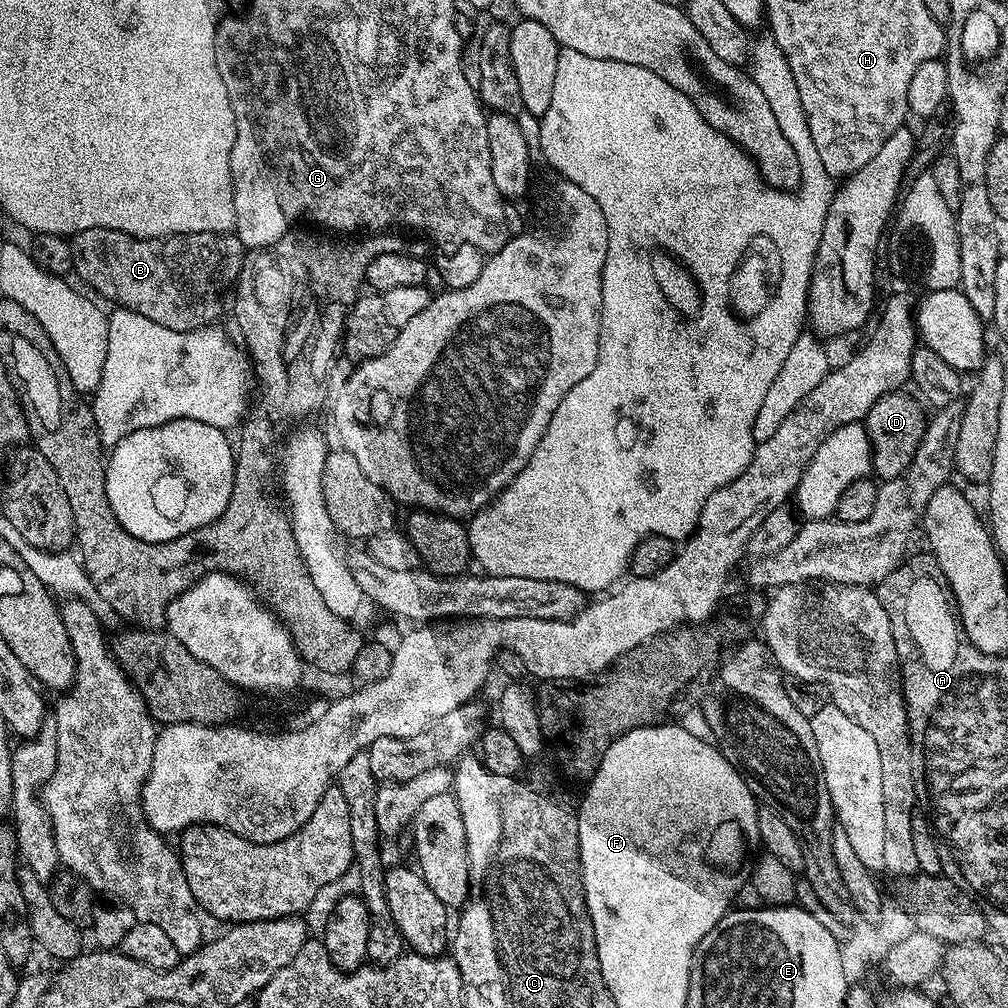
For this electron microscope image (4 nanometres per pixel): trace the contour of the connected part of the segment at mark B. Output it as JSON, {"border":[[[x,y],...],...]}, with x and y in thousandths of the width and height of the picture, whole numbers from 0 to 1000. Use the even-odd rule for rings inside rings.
{"border":[[[90,226],[74,231],[69,241],[71,270],[79,273],[96,295],[104,294],[112,303],[141,312],[157,323],[182,329],[217,318],[214,316],[224,310],[222,289],[238,277],[238,267],[244,261],[242,242],[230,230],[189,230],[142,238],[127,230]]]}

